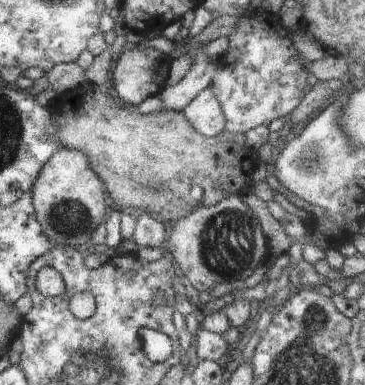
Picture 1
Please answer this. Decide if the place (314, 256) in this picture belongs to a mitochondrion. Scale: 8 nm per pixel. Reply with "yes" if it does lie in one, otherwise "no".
no

